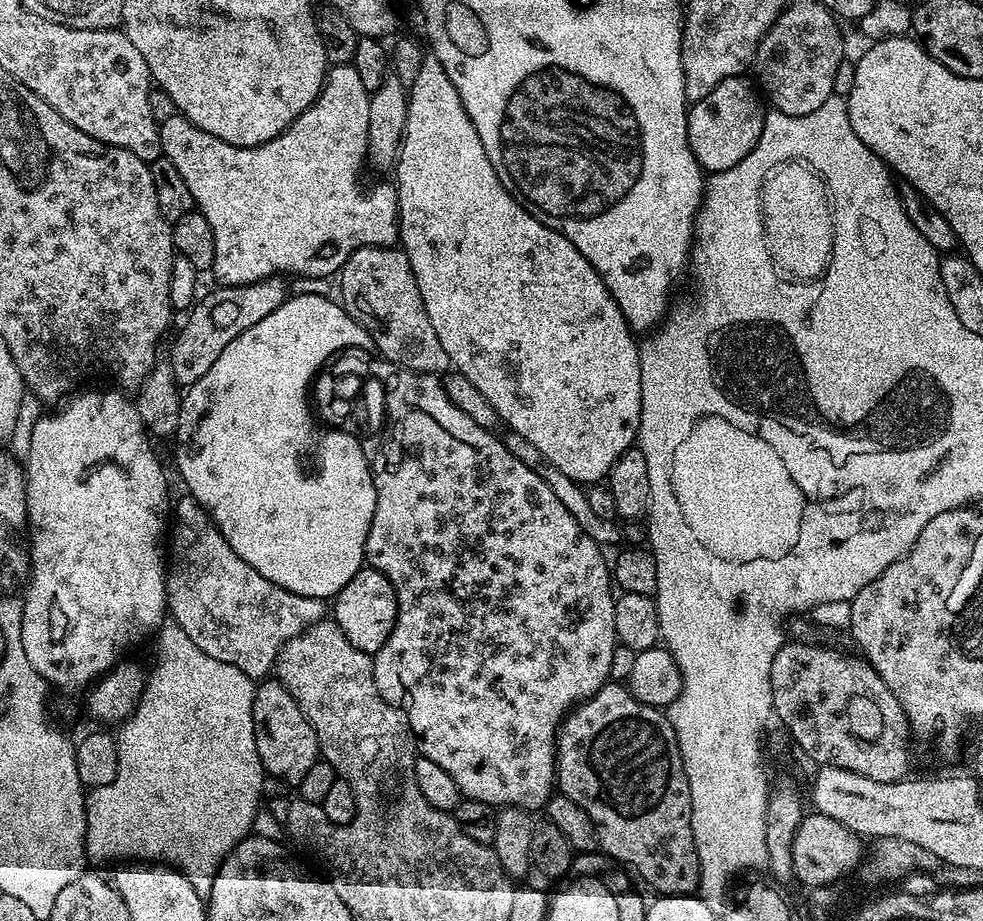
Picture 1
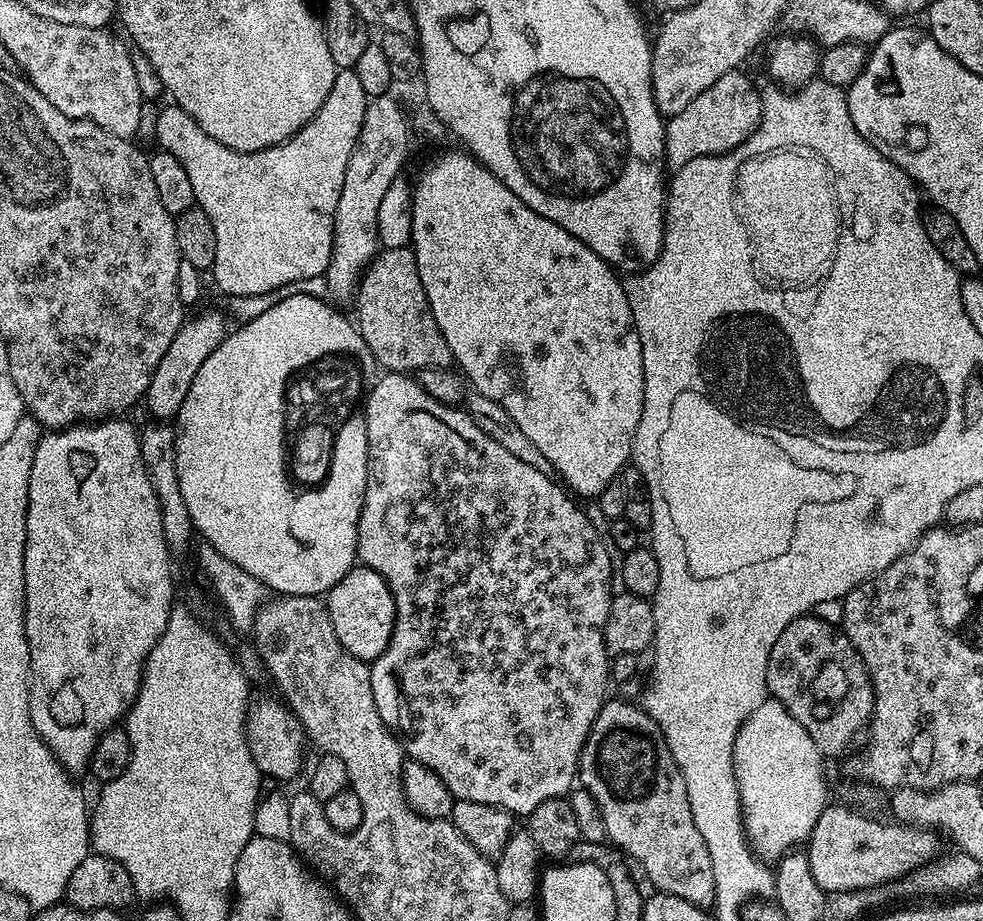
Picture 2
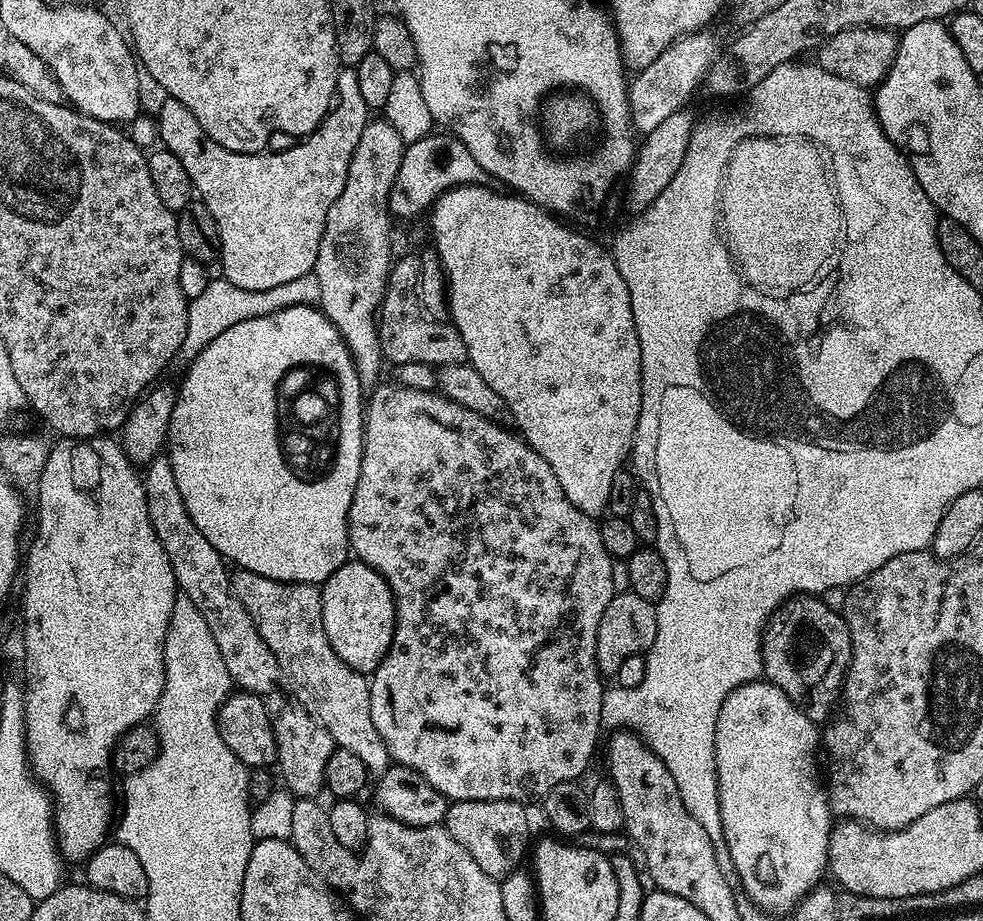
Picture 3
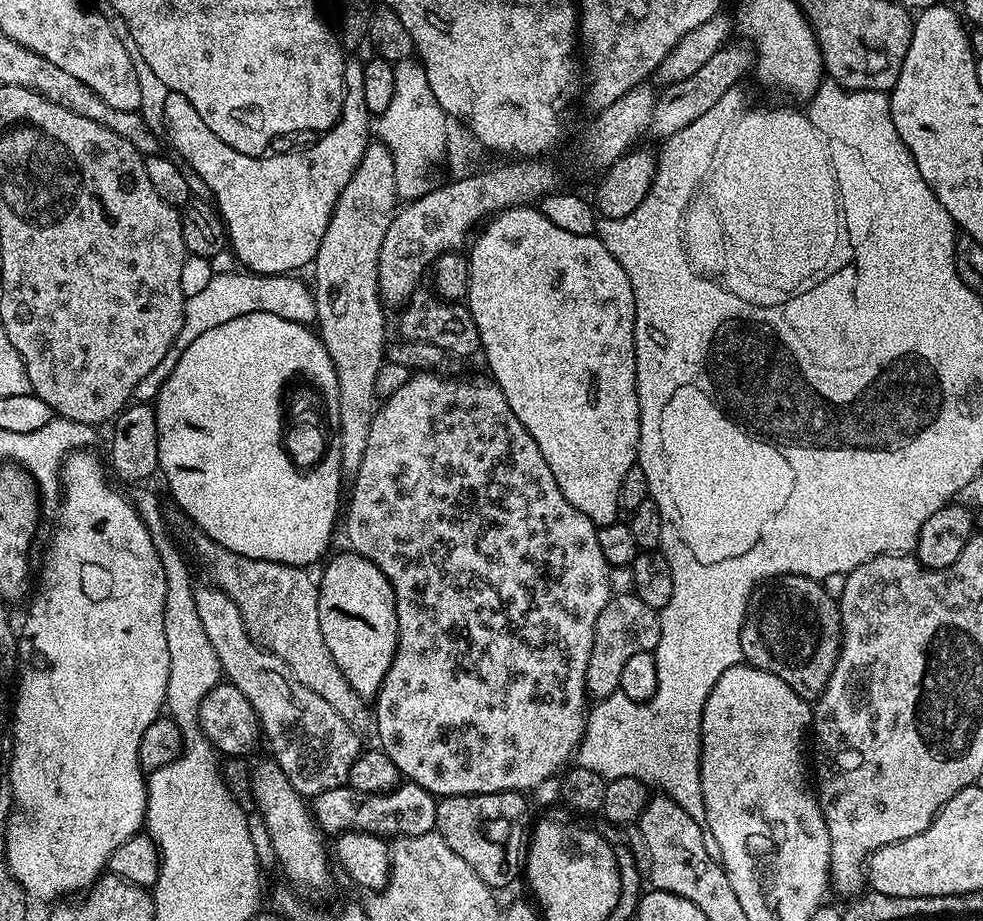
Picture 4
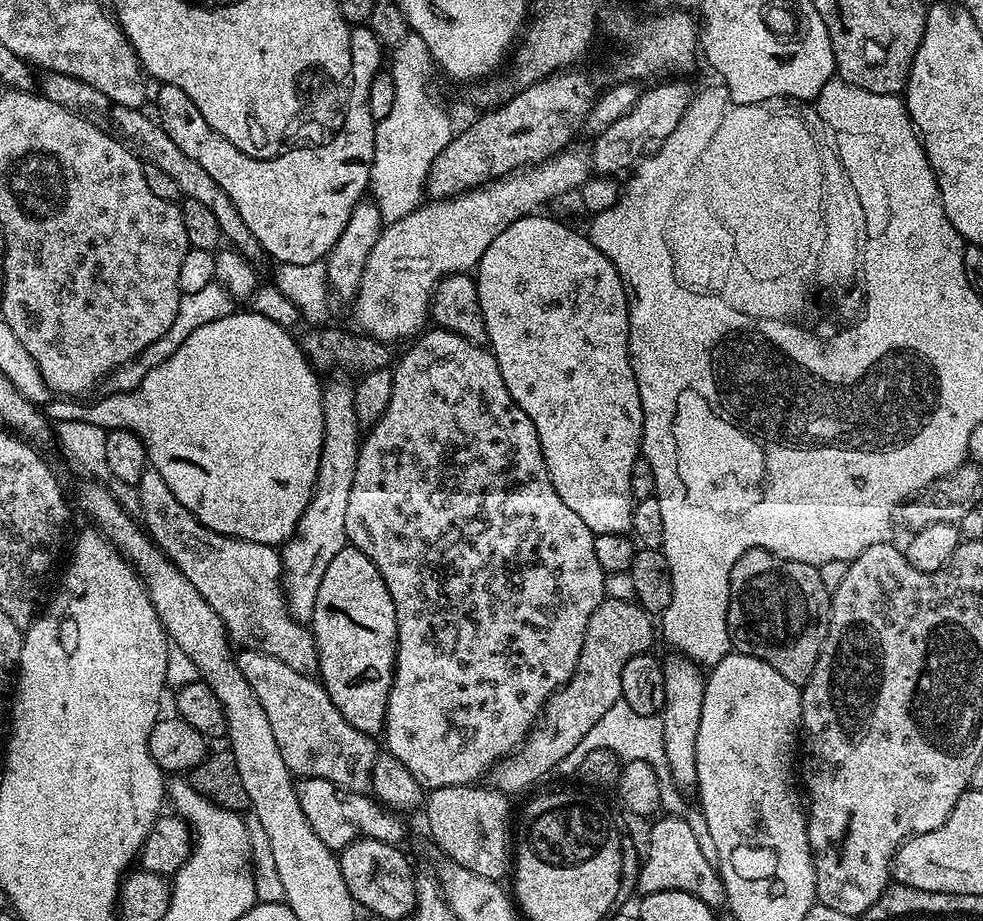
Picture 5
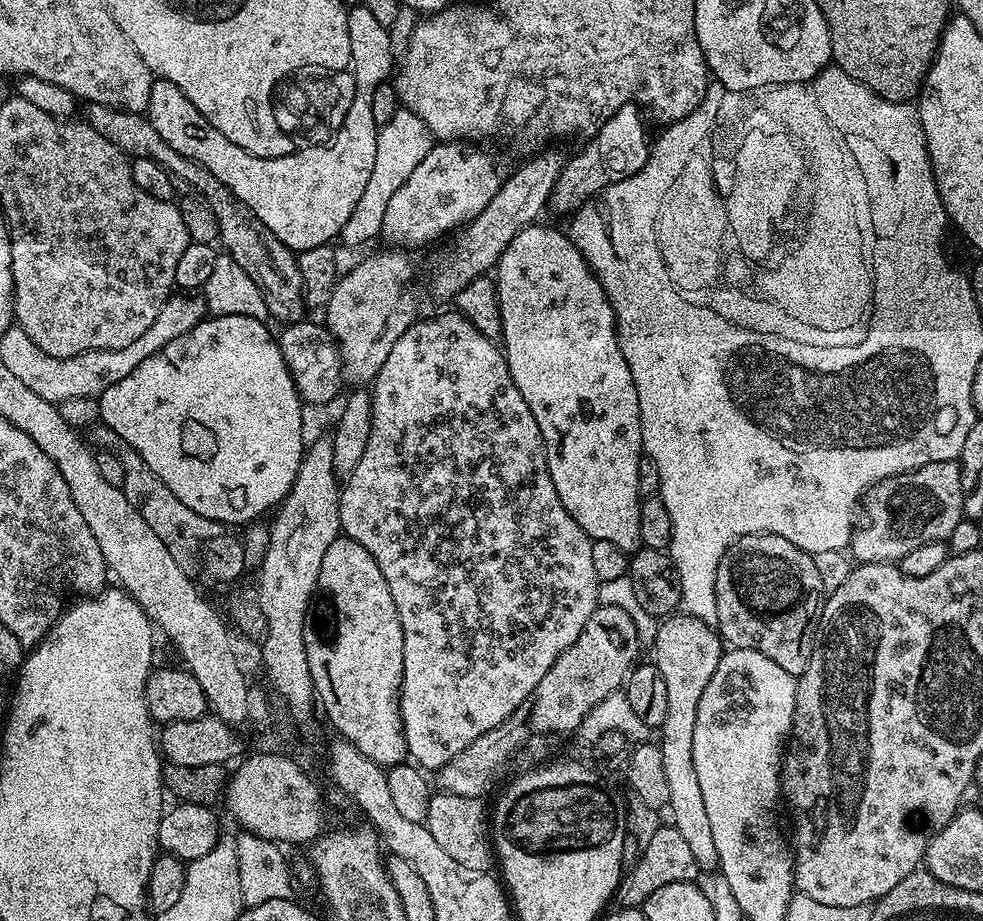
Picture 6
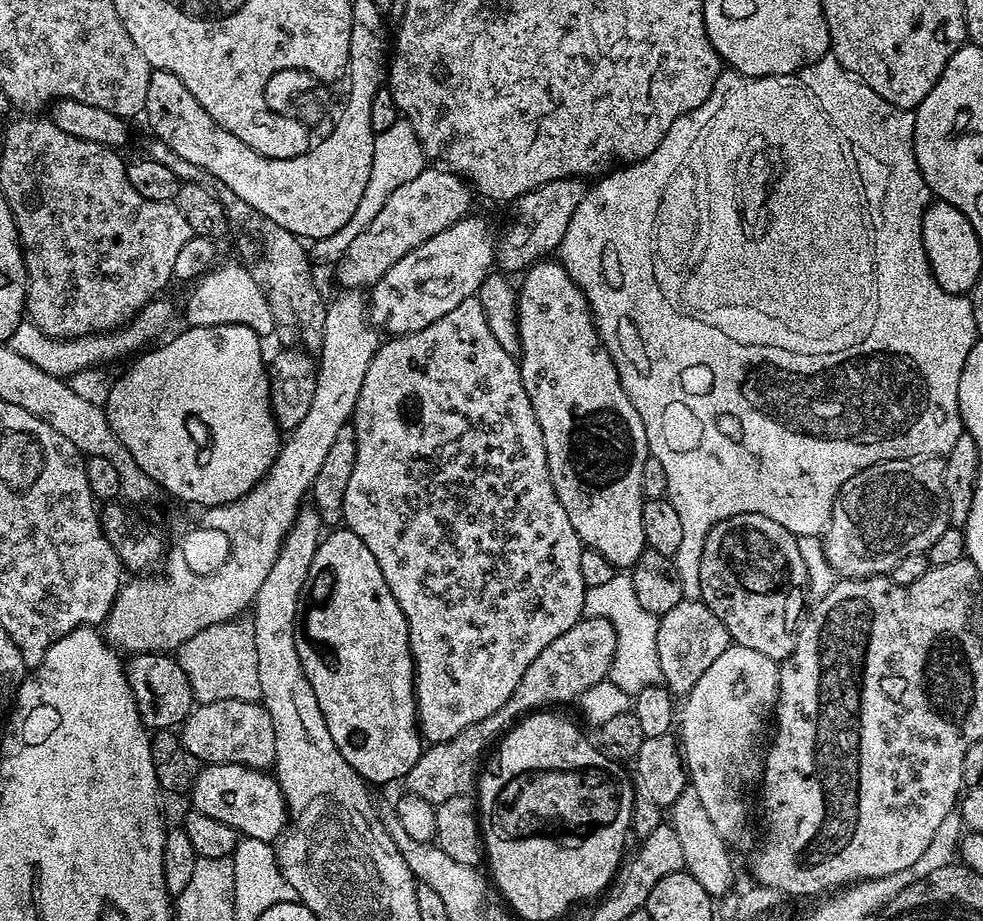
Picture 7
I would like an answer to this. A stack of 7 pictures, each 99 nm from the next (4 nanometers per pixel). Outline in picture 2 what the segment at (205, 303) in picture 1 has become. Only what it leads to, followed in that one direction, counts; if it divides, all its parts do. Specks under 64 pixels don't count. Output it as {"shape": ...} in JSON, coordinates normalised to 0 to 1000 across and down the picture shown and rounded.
{"shape":[[[203,339],[199,344],[188,346],[186,354],[177,363],[177,371],[165,384],[165,393],[161,393],[161,402],[153,410],[153,419],[149,427],[149,440],[156,447],[158,455],[163,458],[171,458],[179,453],[185,441],[185,432],[193,425],[193,418],[197,416],[197,406],[234,359],[234,352],[231,352],[224,343],[216,339]]]}

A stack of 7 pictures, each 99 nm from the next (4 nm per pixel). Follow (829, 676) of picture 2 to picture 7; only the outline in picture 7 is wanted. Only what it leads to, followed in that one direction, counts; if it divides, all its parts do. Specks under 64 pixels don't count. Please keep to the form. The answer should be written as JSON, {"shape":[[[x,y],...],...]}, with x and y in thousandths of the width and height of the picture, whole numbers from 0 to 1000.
{"shape":[[[747,558],[718,580],[712,603],[711,650],[737,676],[744,698],[771,706],[771,710],[779,710],[779,714],[790,719],[801,717],[810,705],[812,679],[819,663],[821,616],[816,610],[810,583],[800,571],[791,571],[787,562],[779,562],[779,558]]]}

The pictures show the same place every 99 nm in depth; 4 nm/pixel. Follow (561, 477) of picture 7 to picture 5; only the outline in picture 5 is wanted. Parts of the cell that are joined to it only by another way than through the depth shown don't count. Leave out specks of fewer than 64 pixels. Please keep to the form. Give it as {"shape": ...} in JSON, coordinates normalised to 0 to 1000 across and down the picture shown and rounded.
{"shape":[[[542,232],[527,237],[498,267],[494,267],[494,276],[490,276],[488,286],[482,292],[482,303],[486,315],[486,328],[490,332],[490,345],[494,345],[494,370],[501,387],[507,393],[507,402],[511,402],[511,415],[515,415],[515,423],[519,423],[519,432],[543,458],[543,467],[547,471],[547,480],[551,484],[551,493],[555,502],[555,510],[564,532],[568,532],[568,541],[600,571],[603,580],[639,580],[643,577],[643,554],[645,544],[641,536],[641,510],[645,510],[645,502],[652,498],[653,479],[655,476],[655,446],[649,428],[649,415],[645,410],[643,390],[639,388],[639,320],[633,311],[633,302],[629,302],[629,293],[602,265],[601,260],[593,251],[585,252],[577,248],[570,239],[561,239],[554,232]]]}

